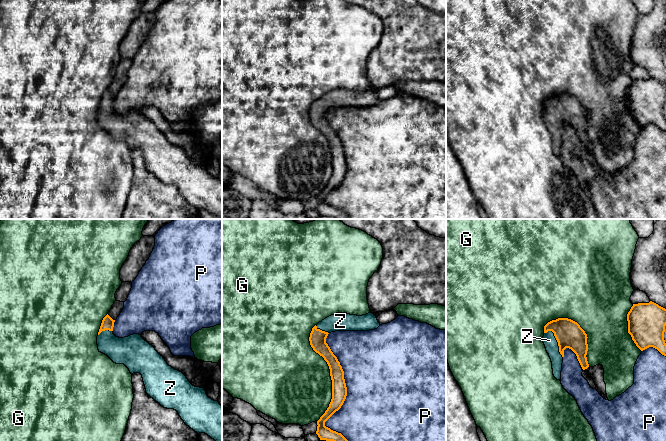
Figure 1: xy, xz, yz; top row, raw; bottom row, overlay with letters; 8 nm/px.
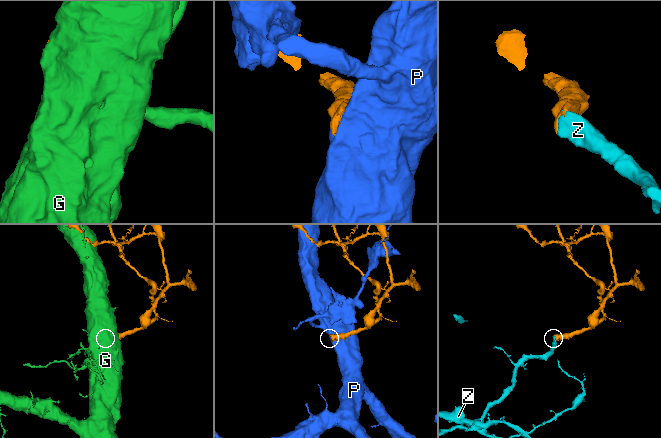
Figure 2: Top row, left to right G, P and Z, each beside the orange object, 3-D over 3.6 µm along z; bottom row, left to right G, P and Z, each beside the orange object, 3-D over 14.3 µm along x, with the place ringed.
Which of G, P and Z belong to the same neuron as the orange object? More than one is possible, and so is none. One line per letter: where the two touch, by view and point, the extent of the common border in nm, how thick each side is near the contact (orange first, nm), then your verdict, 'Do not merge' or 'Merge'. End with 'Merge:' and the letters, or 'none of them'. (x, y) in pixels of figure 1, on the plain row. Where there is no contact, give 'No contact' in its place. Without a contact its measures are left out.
G: Touches orange at xz (330, 148). Shared border 800 nm. Thickness 130 nm (orange) against 480 nm. Do not merge
P: Touches orange at xz (346, 167). Shared border 900 nm. Thickness 130 nm (orange) against 500 nm. Do not merge
Z: Touches orange at yz (557, 117). Shared border 260 nm. Thickness 220 nm (orange) against 110 nm. Merge
Merge: Z

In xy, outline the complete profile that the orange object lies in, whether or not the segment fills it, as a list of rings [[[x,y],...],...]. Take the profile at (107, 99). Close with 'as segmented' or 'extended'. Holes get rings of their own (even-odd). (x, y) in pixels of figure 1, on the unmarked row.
[[[108,90],[103,94],[97,112],[99,128],[116,140],[124,140],[131,150],[140,149],[146,169],[151,174],[164,184],[176,186],[184,199],[198,210],[205,209],[217,219],[222,219],[222,182],[219,178],[209,174],[204,164],[193,162],[182,148],[169,142],[163,132],[141,111],[116,113],[113,110],[114,98]]]; extended

